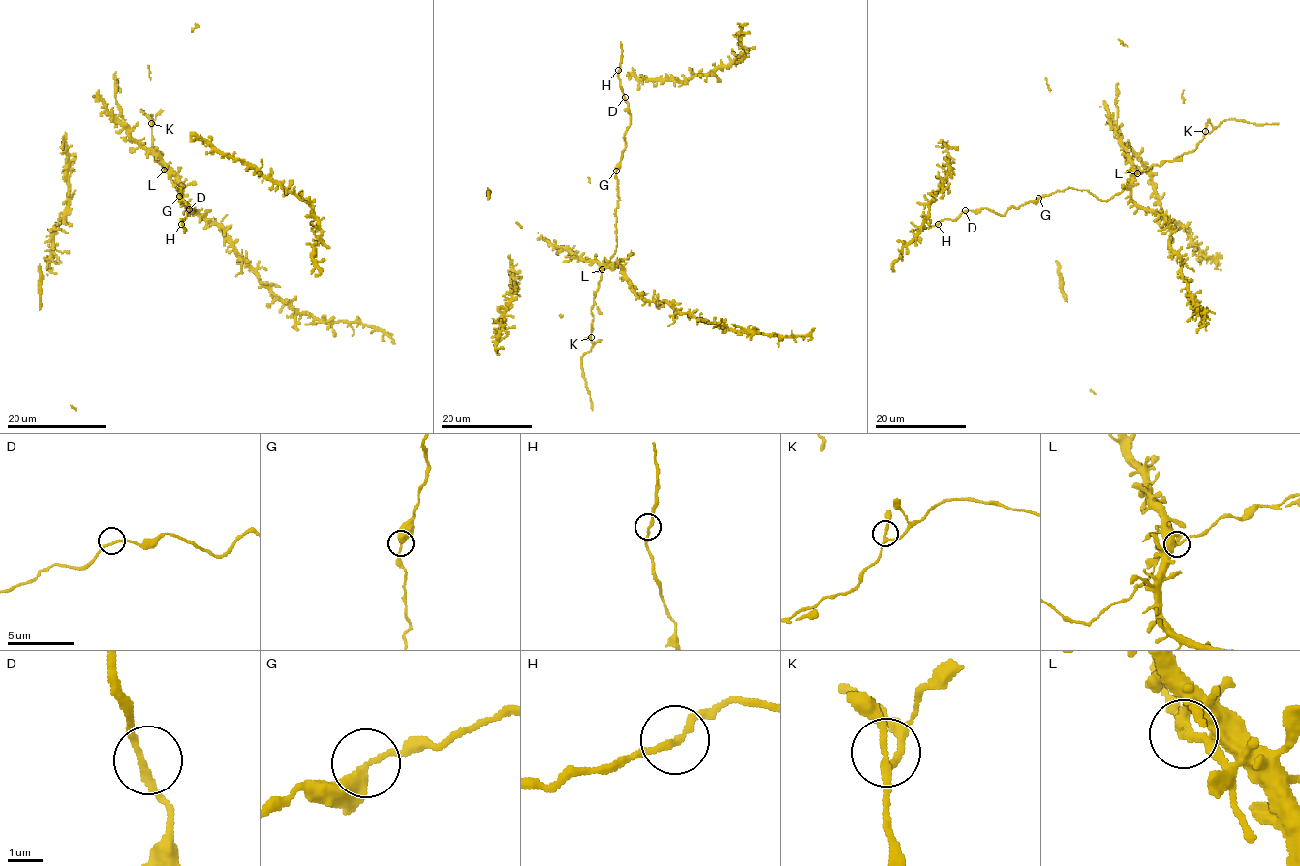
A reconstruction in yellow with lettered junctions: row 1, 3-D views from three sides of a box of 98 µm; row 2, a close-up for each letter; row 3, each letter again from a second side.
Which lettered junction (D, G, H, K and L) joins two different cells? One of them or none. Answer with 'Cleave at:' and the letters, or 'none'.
Cleave at: L

